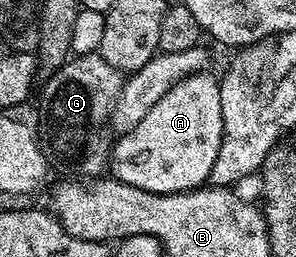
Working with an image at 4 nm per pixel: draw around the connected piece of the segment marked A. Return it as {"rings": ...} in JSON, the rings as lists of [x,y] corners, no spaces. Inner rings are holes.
{"rings":[[[213,71],[197,72],[172,86],[131,132],[121,133],[112,146],[113,179],[140,190],[159,192],[169,196],[172,192],[189,192],[203,187],[209,181],[213,162],[219,153],[222,136],[219,77]]]}

